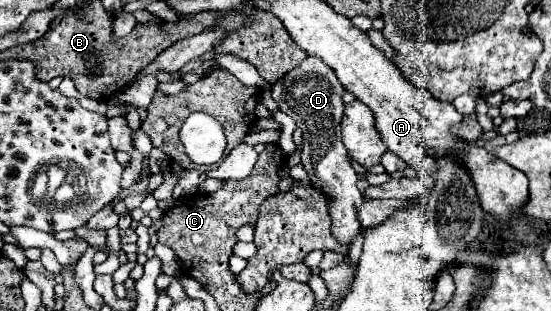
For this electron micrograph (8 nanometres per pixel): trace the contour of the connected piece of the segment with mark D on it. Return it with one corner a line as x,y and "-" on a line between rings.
306,58
298,68
290,70
286,78
272,86
272,98
278,102
280,110
294,118
296,126
304,134
302,162
310,176
310,182
330,196
330,216
334,226
334,236
350,246
352,238
360,230
358,206
364,204
360,190
356,188
356,172
348,160
348,150
340,138
340,120
344,114
342,102
344,88
338,82
332,68
328,68
320,58

